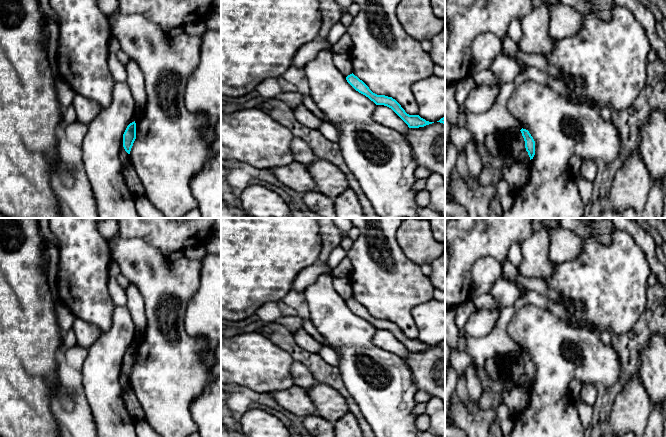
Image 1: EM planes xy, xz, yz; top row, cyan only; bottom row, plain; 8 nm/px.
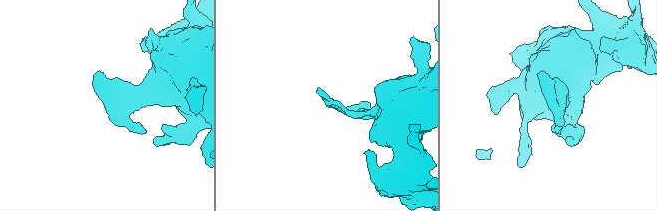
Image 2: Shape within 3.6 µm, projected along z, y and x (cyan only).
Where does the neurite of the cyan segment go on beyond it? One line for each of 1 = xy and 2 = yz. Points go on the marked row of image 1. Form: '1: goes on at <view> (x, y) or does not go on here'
1: does not go on here
2: does not go on here

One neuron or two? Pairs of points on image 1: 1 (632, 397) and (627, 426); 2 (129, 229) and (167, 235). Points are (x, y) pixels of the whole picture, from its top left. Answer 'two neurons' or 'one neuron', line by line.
1: one neuron
2: one neuron

